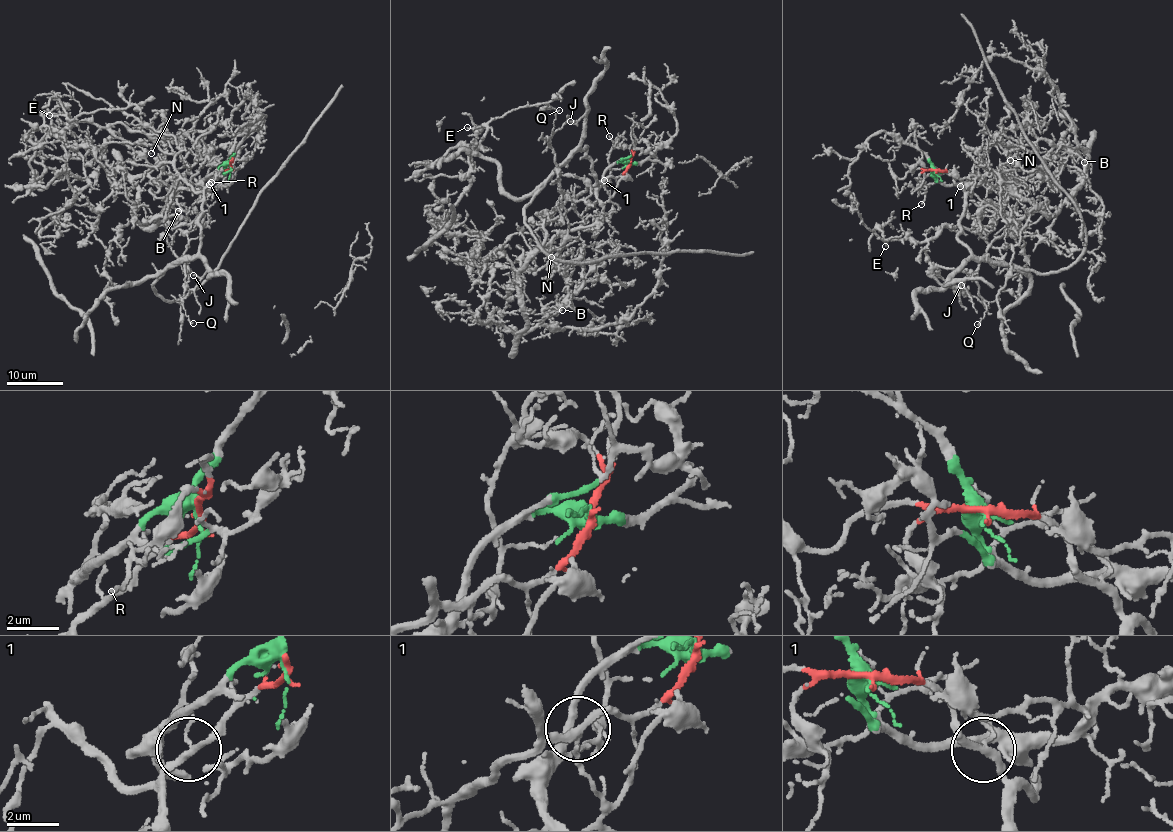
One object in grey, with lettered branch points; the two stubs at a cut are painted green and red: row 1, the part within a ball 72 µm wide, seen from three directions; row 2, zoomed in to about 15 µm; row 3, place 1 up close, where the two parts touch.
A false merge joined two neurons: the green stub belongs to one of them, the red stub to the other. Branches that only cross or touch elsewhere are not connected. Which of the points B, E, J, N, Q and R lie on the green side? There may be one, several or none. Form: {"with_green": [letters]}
{"with_green": ["B", "E", "N"]}

